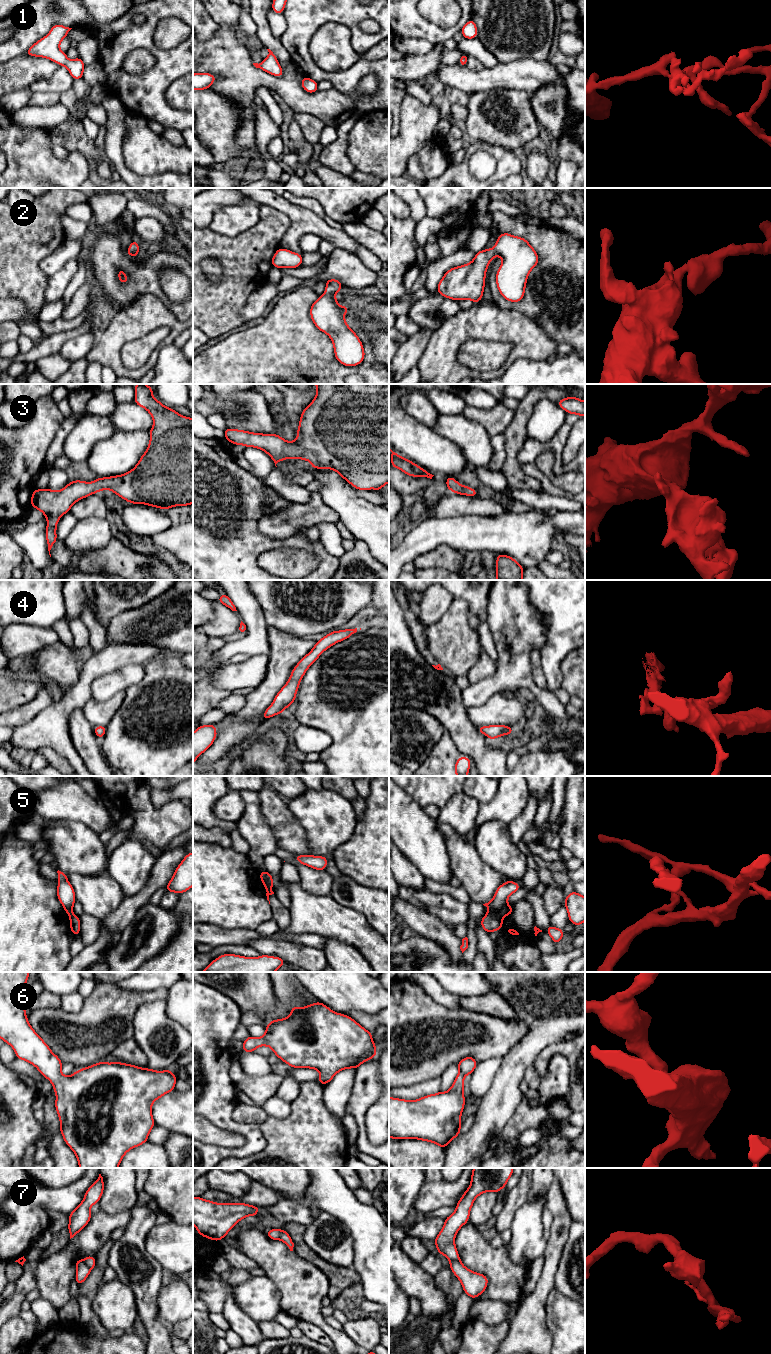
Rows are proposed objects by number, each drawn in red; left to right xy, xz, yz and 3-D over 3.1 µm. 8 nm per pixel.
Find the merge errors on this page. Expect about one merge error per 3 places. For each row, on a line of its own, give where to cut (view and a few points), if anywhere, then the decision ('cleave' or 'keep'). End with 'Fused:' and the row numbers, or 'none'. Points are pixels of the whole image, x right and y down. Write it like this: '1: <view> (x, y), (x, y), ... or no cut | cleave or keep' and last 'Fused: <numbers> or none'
1: no cut | keep
2: no cut | keep
3: no cut | keep
4: no cut | keep
5: yz (487, 913), (501, 913), (503, 915) | cleave
6: no cut | keep
7: xz (279, 1229), (280, 1239) | cleave
Fused: 5, 7

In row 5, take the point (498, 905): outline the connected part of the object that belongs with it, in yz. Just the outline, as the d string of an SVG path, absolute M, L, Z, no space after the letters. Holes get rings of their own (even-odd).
M507 880L501 884L494 893L493 899L483 904L488 908L487 914L503 914L509 916L513 912L513 907L507 904L511 894L518 891L521 886L512 880Z

